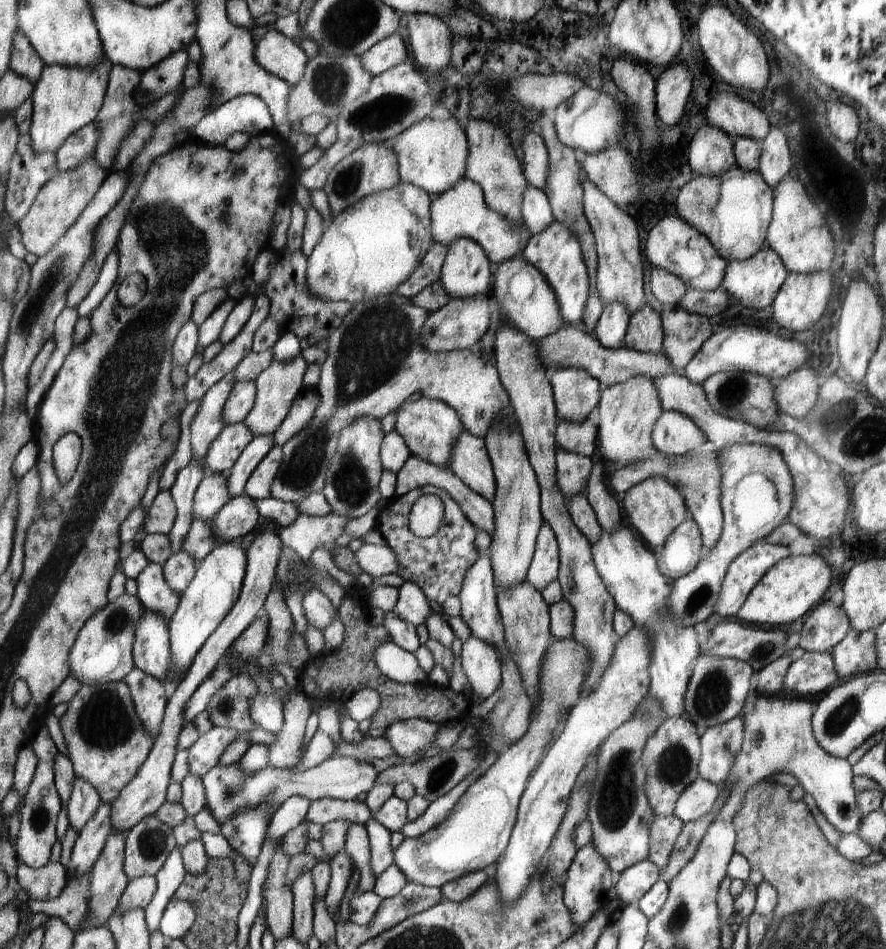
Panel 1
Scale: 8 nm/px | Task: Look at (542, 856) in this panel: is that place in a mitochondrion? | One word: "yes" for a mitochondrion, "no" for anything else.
no

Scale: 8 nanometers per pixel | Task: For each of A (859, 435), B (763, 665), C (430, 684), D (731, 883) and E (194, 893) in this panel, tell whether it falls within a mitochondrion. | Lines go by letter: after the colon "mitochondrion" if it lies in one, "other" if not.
A: mitochondrion
B: other
C: other
D: other
E: other

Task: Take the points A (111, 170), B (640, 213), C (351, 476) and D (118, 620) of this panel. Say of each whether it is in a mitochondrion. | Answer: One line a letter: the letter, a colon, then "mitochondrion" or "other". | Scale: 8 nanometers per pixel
A: other
B: other
C: mitochondrion
D: mitochondrion

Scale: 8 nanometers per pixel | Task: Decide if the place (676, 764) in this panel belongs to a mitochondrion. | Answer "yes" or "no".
yes

